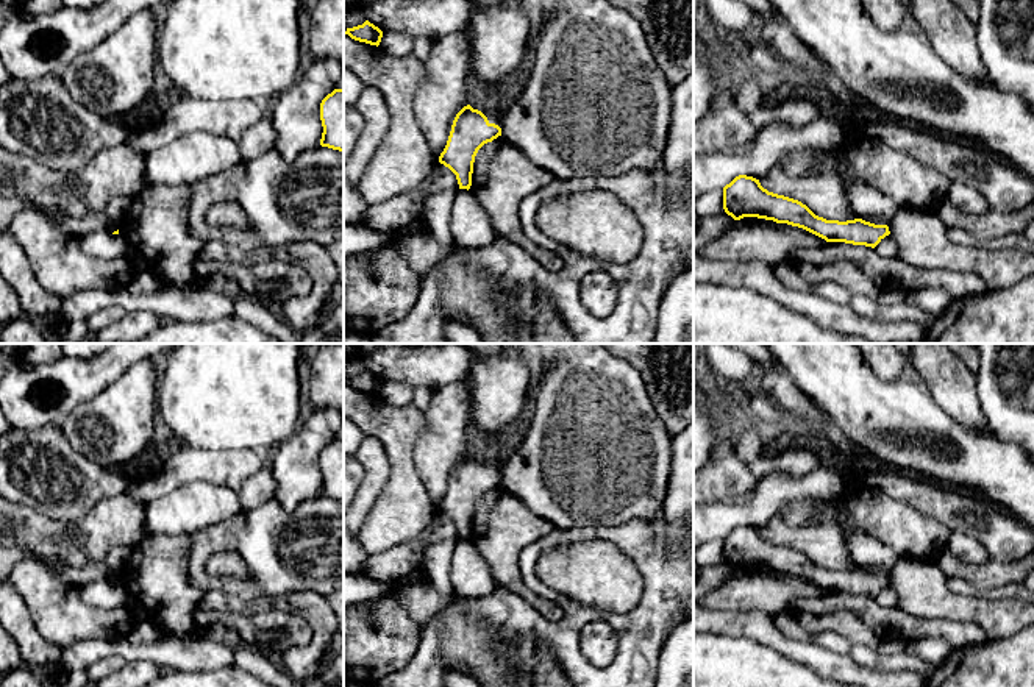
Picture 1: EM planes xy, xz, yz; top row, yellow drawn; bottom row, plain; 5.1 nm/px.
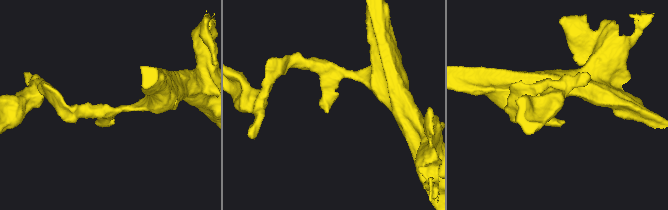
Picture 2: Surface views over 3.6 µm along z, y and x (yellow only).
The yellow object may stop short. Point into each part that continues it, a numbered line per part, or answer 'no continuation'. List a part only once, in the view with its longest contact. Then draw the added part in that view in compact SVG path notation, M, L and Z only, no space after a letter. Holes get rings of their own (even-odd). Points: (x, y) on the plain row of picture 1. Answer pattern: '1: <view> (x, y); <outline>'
no continuation

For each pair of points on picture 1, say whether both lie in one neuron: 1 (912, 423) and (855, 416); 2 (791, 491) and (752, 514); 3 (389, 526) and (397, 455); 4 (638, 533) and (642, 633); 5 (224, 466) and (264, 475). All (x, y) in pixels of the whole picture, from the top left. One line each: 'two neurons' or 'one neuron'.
1: one neuron
2: one neuron
3: one neuron
4: one neuron
5: two neurons

